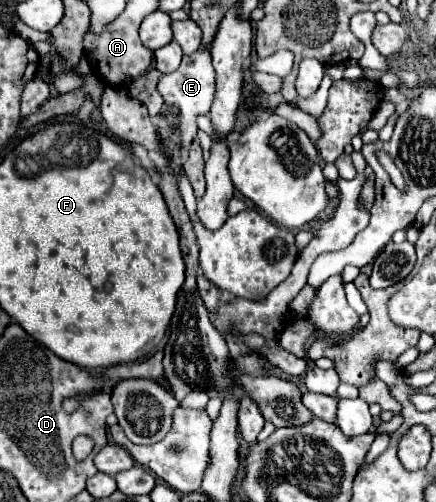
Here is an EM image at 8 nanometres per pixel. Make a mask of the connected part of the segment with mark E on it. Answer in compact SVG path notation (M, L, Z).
M198 50L190 56L186 56L180 64L180 68L172 74L164 74L158 82L158 90L164 96L166 108L170 106L178 106L180 108L180 118L178 118L178 132L180 132L180 142L182 142L182 160L188 154L188 146L192 144L194 136L196 136L196 116L198 114L208 114L212 100L214 100L214 92L216 92L216 72L212 68L212 60L210 60L210 52L206 50Z

